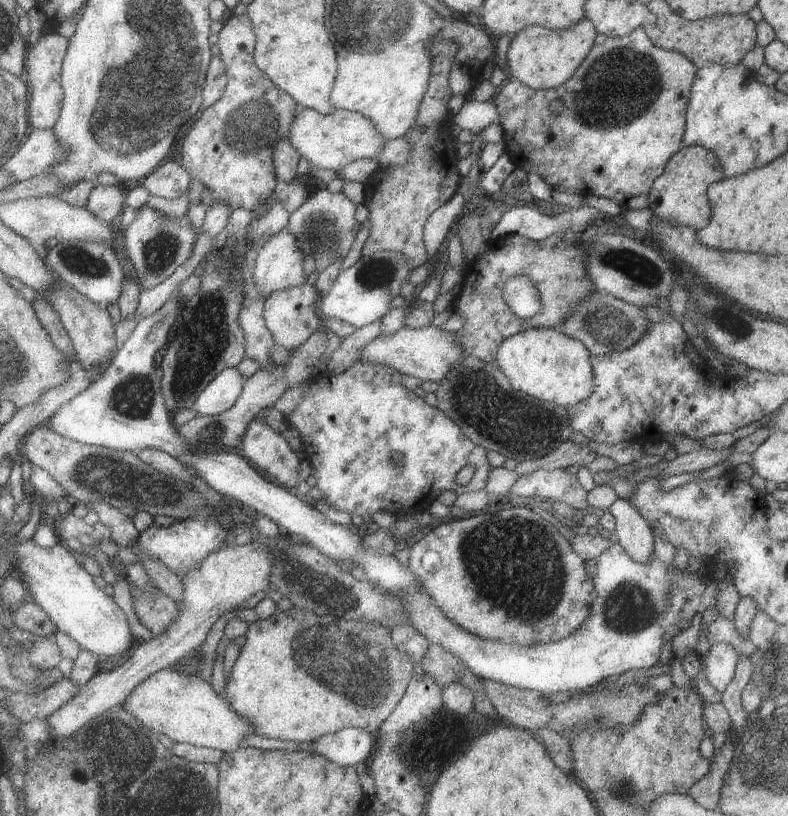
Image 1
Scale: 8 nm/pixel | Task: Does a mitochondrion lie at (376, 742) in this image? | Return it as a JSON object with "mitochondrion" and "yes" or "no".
{"mitochondrion":"no"}

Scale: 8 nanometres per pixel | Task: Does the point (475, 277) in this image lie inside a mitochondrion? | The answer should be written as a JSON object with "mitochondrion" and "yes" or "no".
{"mitochondrion":"no"}

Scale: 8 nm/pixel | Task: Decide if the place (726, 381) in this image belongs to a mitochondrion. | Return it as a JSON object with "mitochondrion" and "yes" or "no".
{"mitochondrion":"no"}

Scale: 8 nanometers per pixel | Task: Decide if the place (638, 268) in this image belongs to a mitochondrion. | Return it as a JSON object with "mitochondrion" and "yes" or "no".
{"mitochondrion":"yes"}

